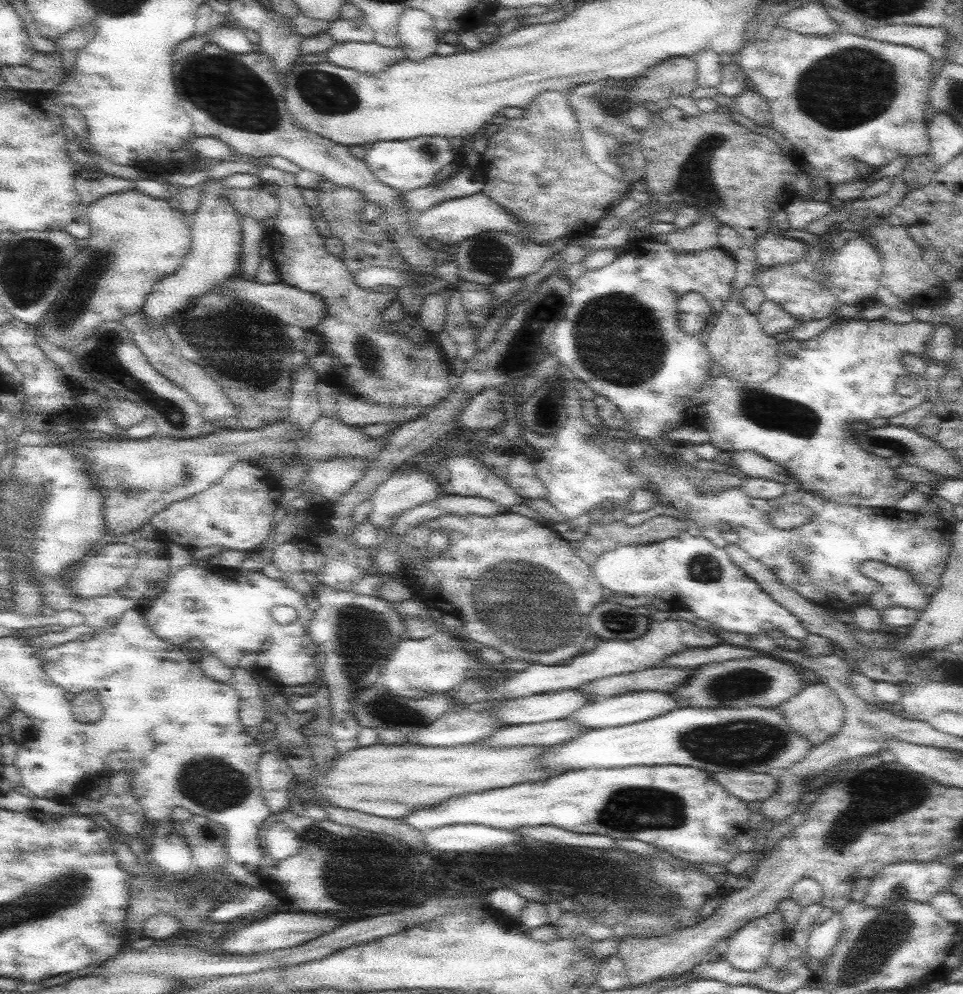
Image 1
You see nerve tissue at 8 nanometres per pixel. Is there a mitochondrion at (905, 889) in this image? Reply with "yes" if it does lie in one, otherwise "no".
yes

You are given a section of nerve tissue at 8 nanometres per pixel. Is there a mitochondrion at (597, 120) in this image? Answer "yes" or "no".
yes

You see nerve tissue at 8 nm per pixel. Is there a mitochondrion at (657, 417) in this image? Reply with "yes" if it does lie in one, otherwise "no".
no

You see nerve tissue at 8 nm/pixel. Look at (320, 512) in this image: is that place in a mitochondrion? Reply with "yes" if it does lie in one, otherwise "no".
no

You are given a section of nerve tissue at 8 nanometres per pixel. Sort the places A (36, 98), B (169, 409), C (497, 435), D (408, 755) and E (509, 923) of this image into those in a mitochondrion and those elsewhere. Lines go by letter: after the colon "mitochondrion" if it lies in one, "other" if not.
A: other
B: mitochondrion
C: other
D: other
E: other

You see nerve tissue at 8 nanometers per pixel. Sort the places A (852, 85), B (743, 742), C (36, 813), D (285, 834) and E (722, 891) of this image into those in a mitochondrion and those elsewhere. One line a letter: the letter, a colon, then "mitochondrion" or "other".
A: mitochondrion
B: mitochondrion
C: other
D: other
E: other

